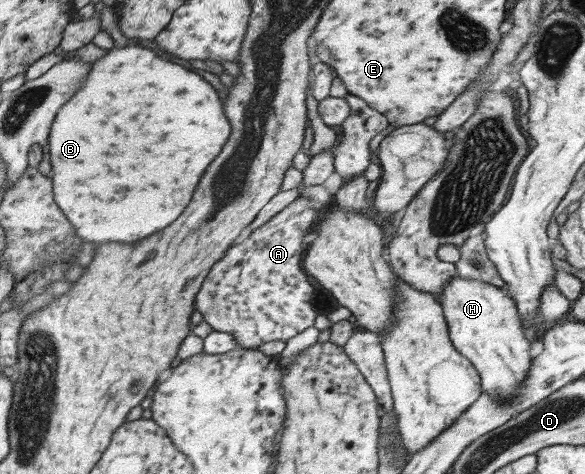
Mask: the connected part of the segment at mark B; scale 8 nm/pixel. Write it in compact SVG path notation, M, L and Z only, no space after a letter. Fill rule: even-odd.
M130 44L122 48L114 47L94 62L86 81L80 87L80 91L68 103L64 103L64 107L58 111L56 119L52 122L52 131L49 135L48 145L50 147L48 149L50 149L50 161L52 161L54 199L56 199L56 205L68 217L68 221L74 225L78 237L95 244L110 242L130 244L138 239L144 240L144 237L150 237L156 231L162 231L184 211L184 207L190 203L192 193L194 193L200 177L204 175L206 167L222 151L222 147L230 135L230 123L224 115L224 107L222 107L222 101L220 101L216 89L208 81L204 81L198 73L188 71L172 61L158 57L150 48Z

